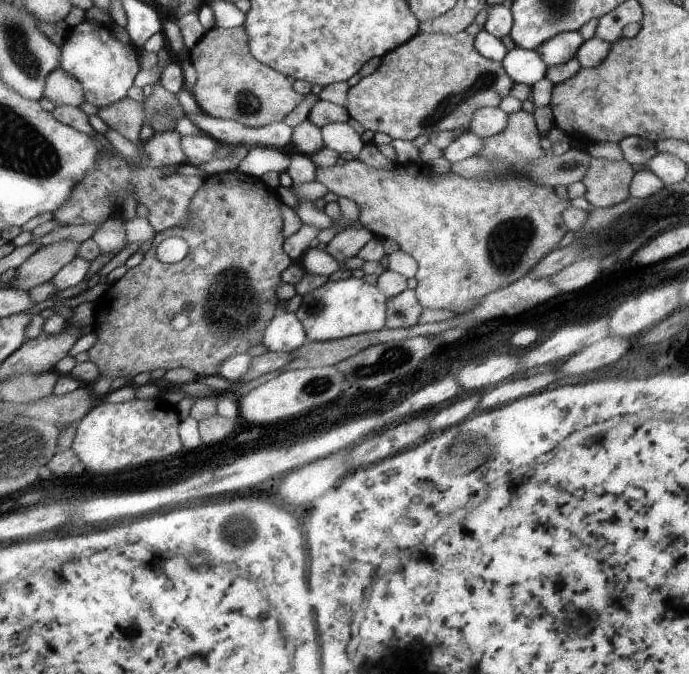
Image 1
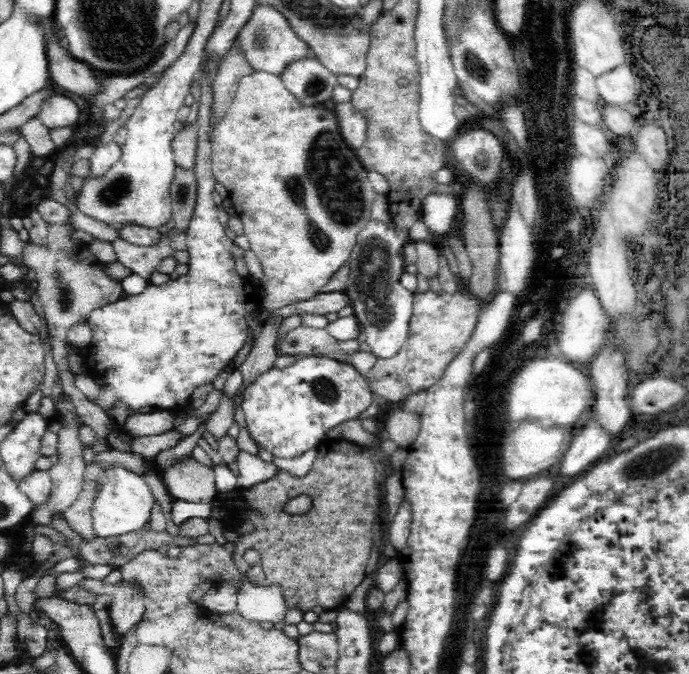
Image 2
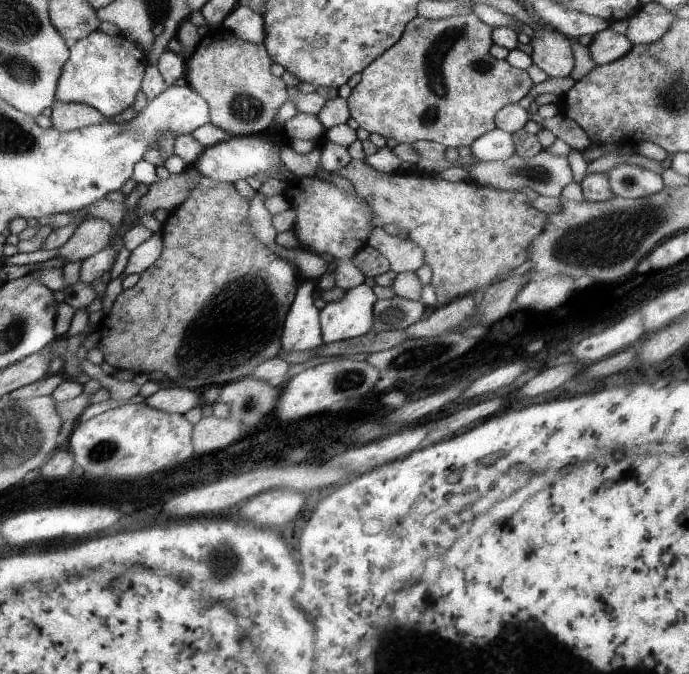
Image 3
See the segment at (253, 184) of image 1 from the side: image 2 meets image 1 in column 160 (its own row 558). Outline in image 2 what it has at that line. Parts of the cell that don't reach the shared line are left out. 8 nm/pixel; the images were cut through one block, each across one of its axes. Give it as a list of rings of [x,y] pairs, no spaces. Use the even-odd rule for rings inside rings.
[[[341,439],[322,442],[317,445],[316,460],[314,460],[314,464],[312,464],[312,468],[309,470],[309,472],[306,473],[302,478],[292,476],[290,473],[282,469],[278,469],[277,473],[270,478],[270,480],[266,480],[266,482],[259,482],[254,486],[249,486],[249,488],[235,490],[235,499],[233,502],[228,502],[224,504],[224,506],[226,509],[226,515],[227,507],[229,507],[231,508],[231,516],[234,516],[235,514],[235,521],[249,520],[255,528],[252,532],[239,535],[239,541],[235,544],[235,550],[234,552],[231,552],[232,560],[235,562],[237,569],[241,572],[241,574],[245,574],[246,578],[254,586],[268,587],[278,585],[281,589],[281,593],[284,595],[285,605],[287,608],[295,607],[303,610],[304,612],[313,610],[318,606],[322,607],[323,609],[334,610],[340,606],[344,606],[346,600],[350,594],[352,594],[352,591],[367,575],[364,572],[364,569],[366,568],[366,563],[368,562],[370,552],[372,552],[372,526],[374,526],[374,520],[376,520],[376,517],[383,514],[383,502],[381,500],[380,490],[378,490],[378,483],[376,483],[375,463],[373,462],[370,453],[368,453],[366,448],[361,447],[356,443],[350,443]],[[300,494],[306,494],[306,496],[310,496],[310,498],[312,498],[312,508],[310,508],[310,510],[304,514],[287,514],[286,511],[284,511],[284,506],[286,506],[286,504],[288,504],[292,498],[296,498],[296,496],[300,496]],[[248,548],[255,548],[261,554],[261,561],[258,565],[250,565],[242,558],[244,552],[246,552]]]

